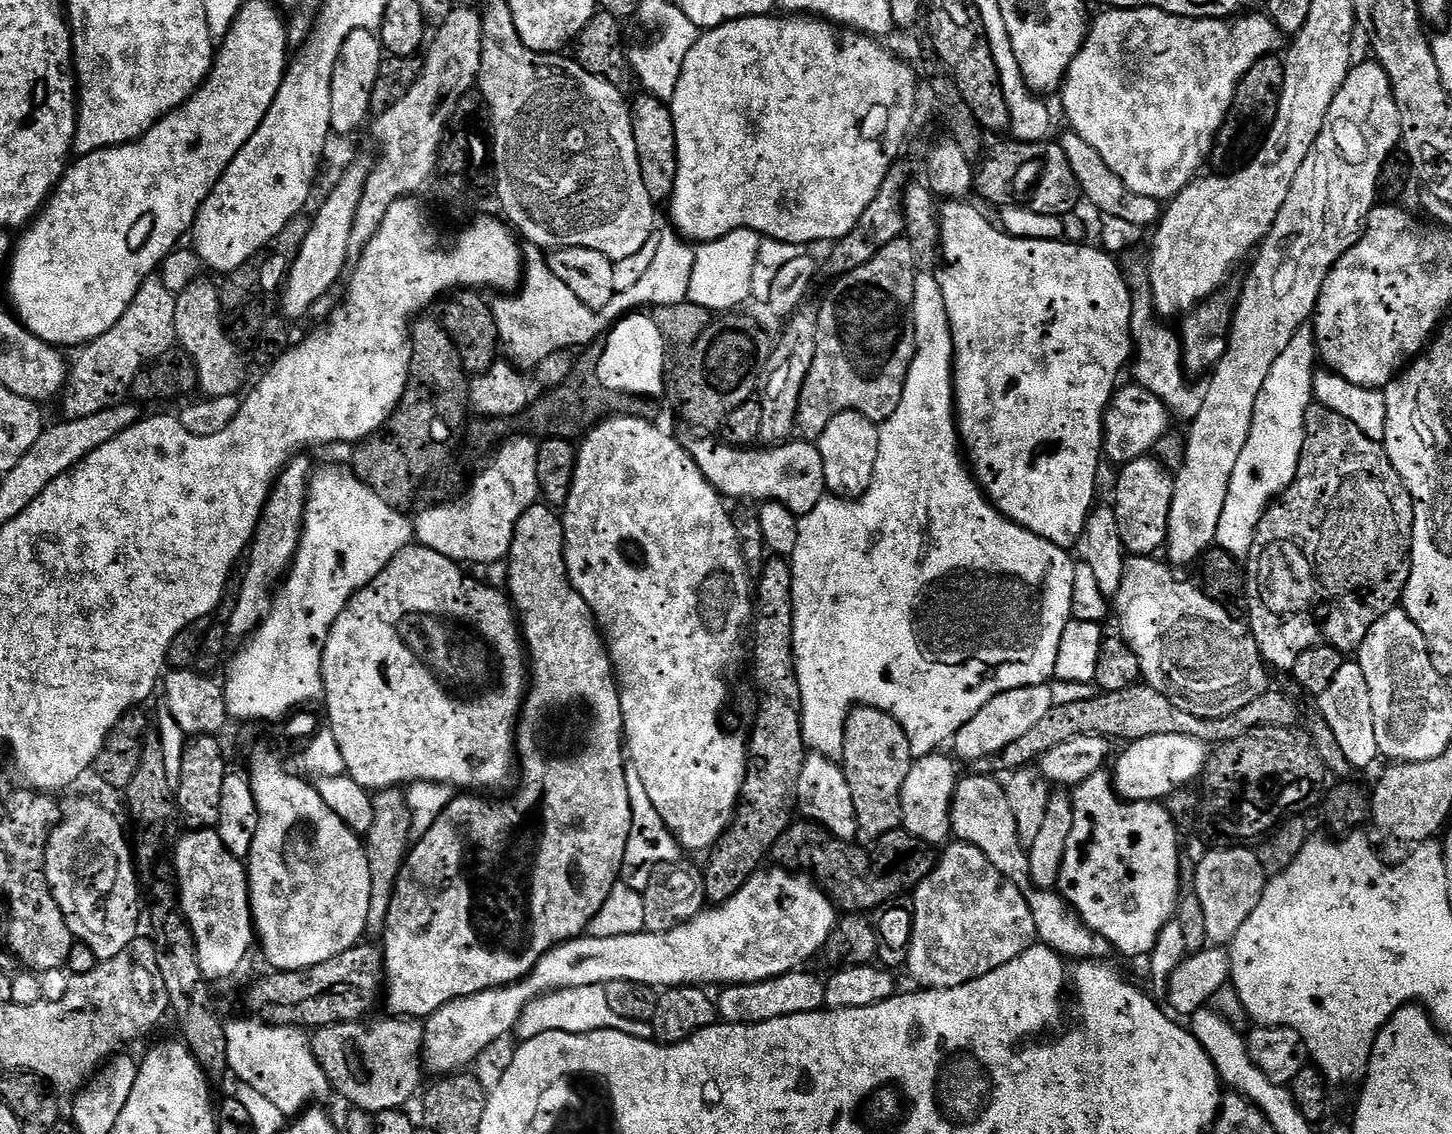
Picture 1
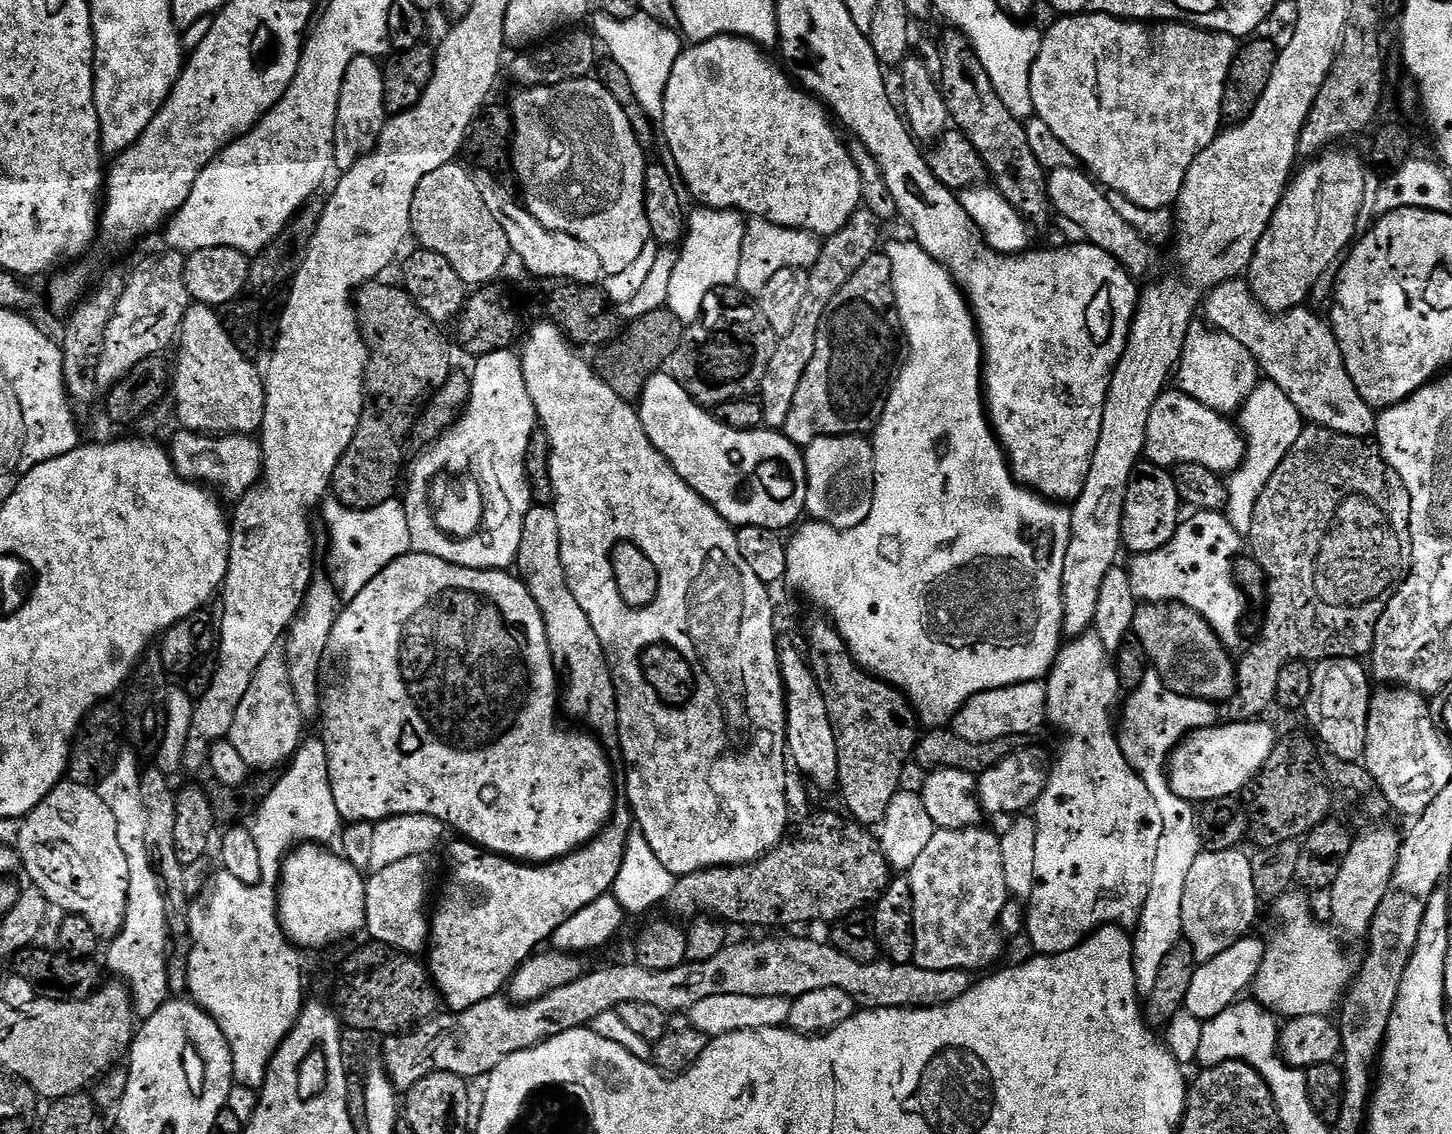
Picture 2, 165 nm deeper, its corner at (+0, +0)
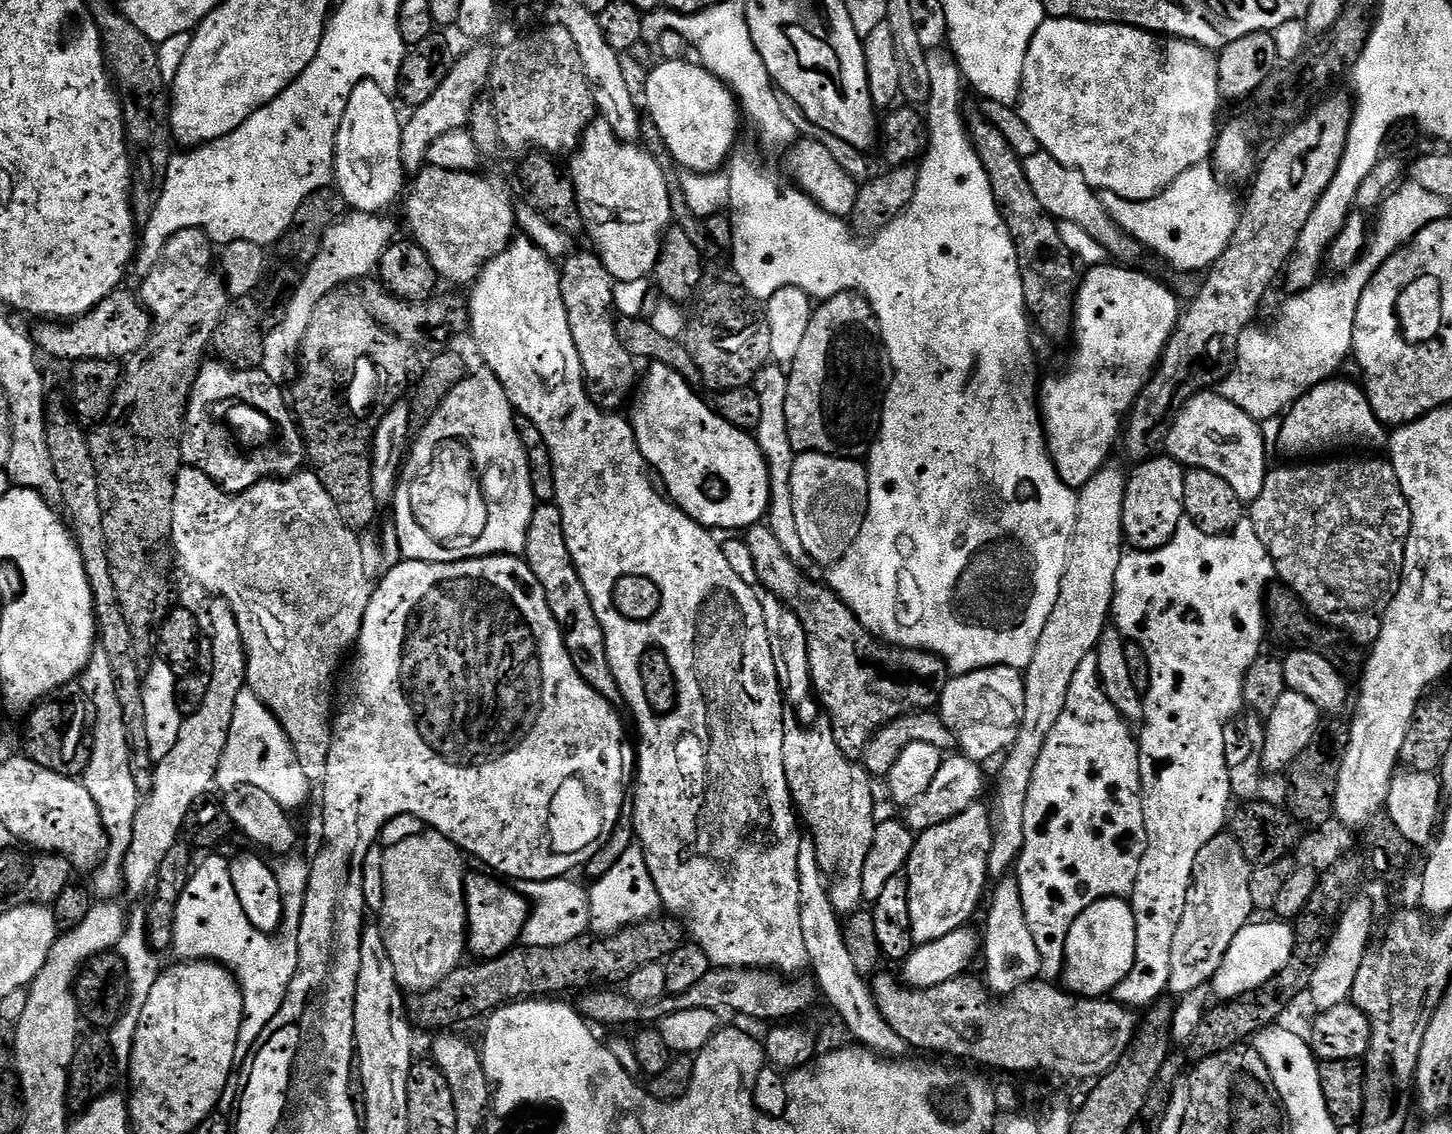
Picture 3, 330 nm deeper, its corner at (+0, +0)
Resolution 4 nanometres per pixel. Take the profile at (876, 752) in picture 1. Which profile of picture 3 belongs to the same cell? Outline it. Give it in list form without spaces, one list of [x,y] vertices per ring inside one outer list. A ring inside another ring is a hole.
[[[767,523],[753,524],[743,533],[742,538],[746,546],[750,546],[760,584],[768,587],[767,591],[771,595],[793,608],[806,630],[812,686],[823,711],[824,708],[828,711],[826,720],[838,746],[847,756],[855,757],[863,753],[879,728],[898,718],[909,716],[912,712],[927,712],[939,705],[942,686],[950,679],[948,663],[941,656],[935,656],[933,652],[919,652],[916,648],[898,648],[877,642],[831,588],[823,583],[815,584],[810,577],[804,576],[805,569],[794,563],[786,550],[782,550],[782,542],[774,538],[774,530]]]

